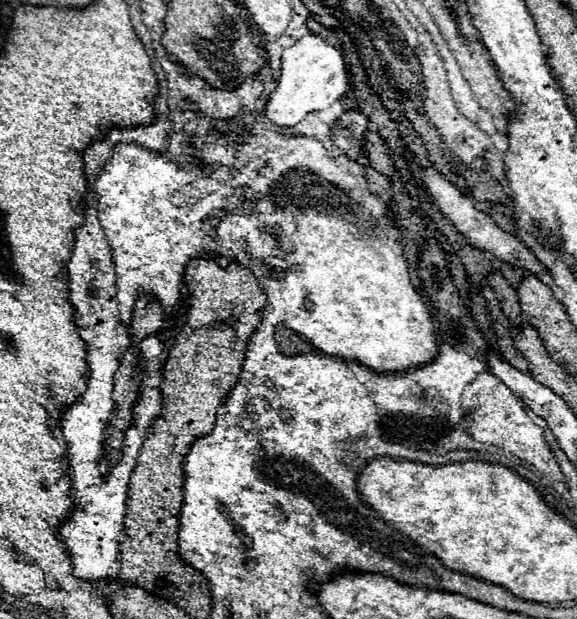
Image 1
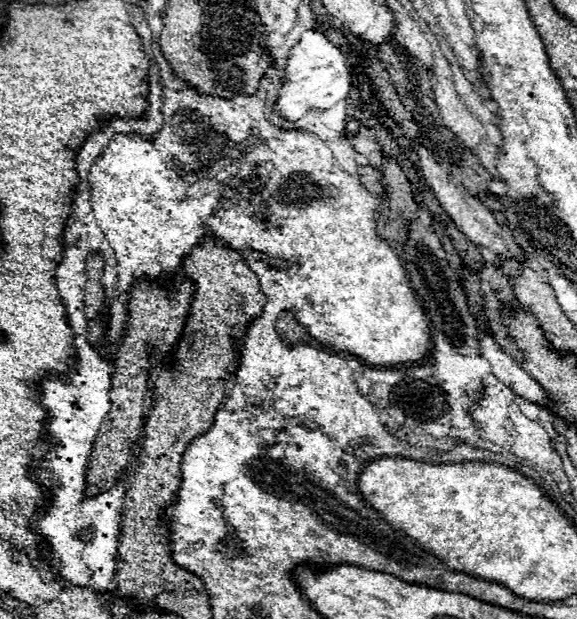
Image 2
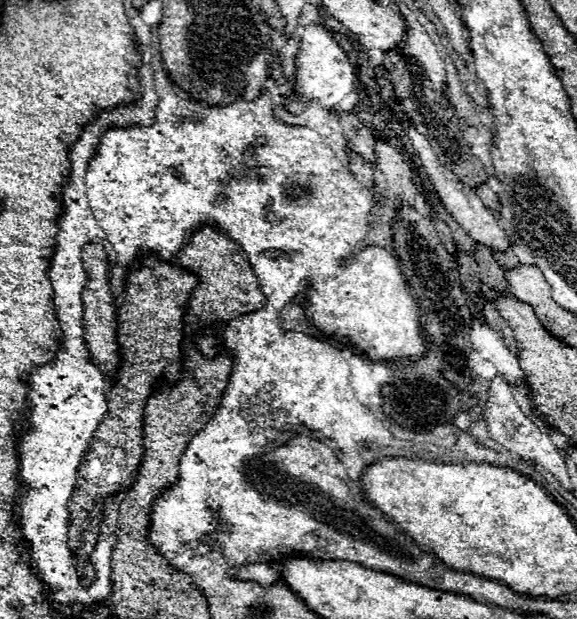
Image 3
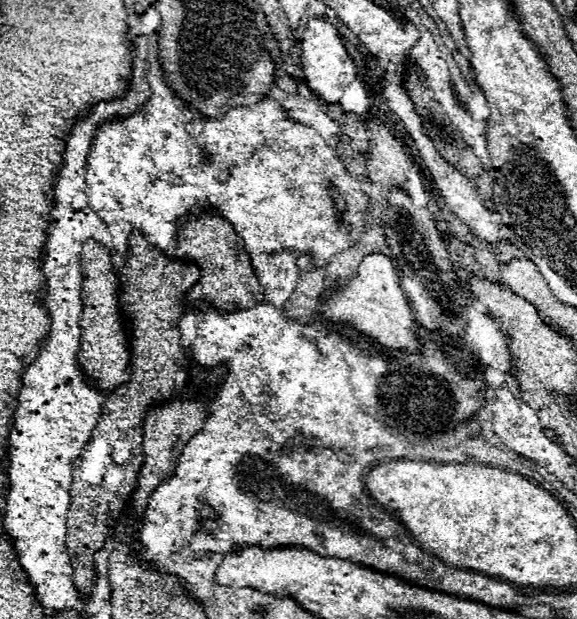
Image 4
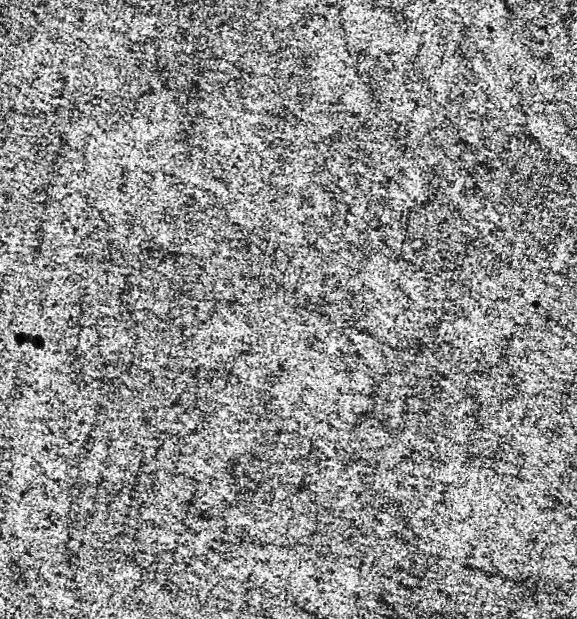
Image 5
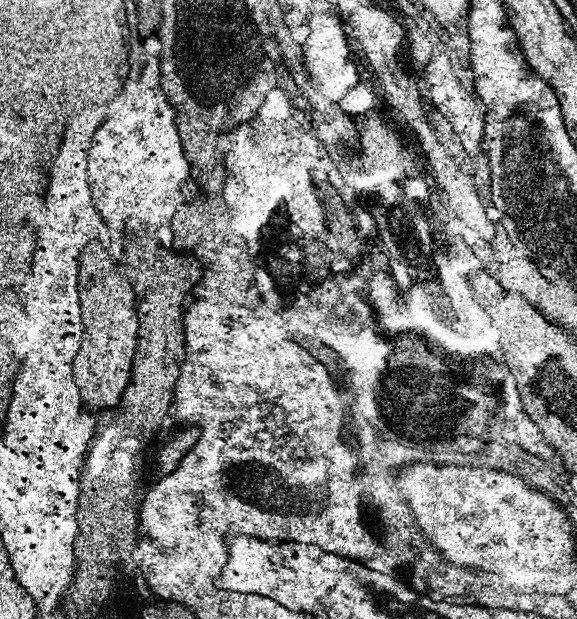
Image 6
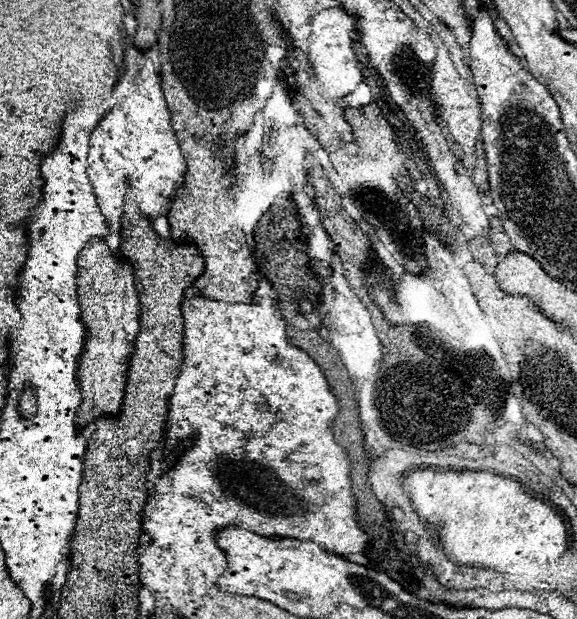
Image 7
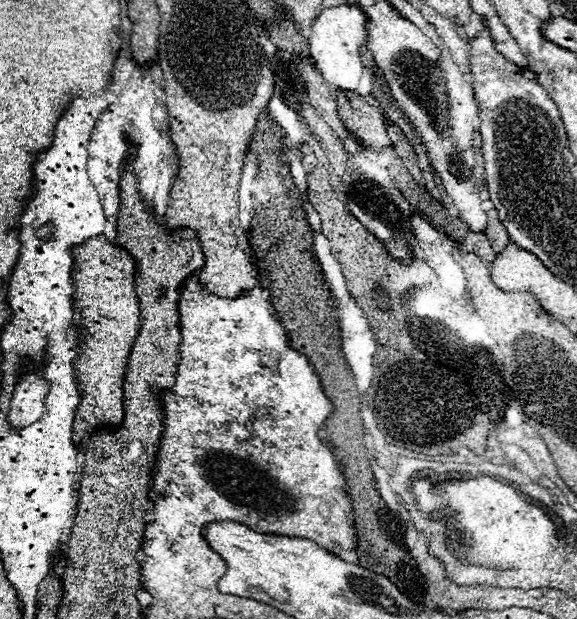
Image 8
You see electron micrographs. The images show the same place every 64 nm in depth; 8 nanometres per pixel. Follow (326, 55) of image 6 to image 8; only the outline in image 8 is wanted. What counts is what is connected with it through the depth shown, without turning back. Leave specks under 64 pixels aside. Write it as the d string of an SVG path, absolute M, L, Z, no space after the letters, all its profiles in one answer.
M342 4L334 8L326 8L318 14L312 26L312 34L308 38L310 44L310 56L330 86L330 90L356 90L358 82L362 78L362 58L360 58L360 48L368 40L368 30L366 30L366 14L358 6Z

